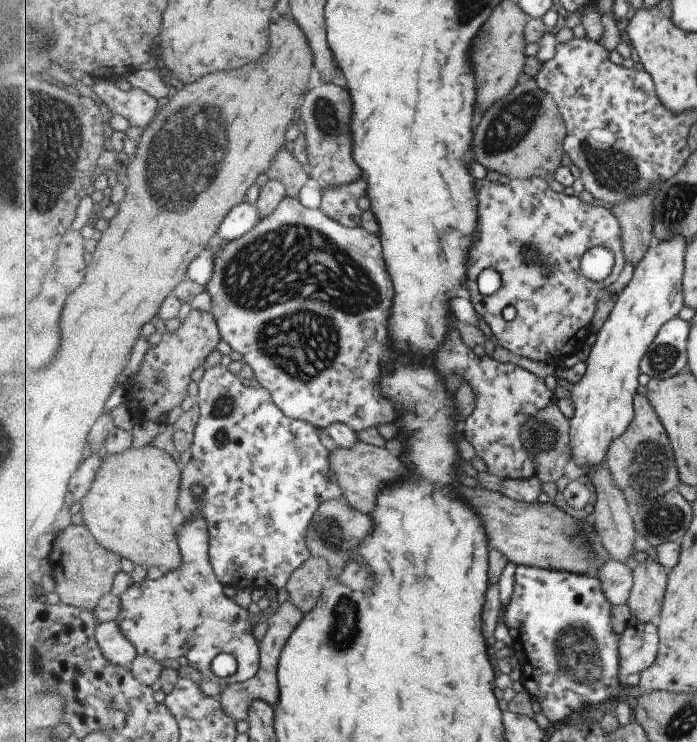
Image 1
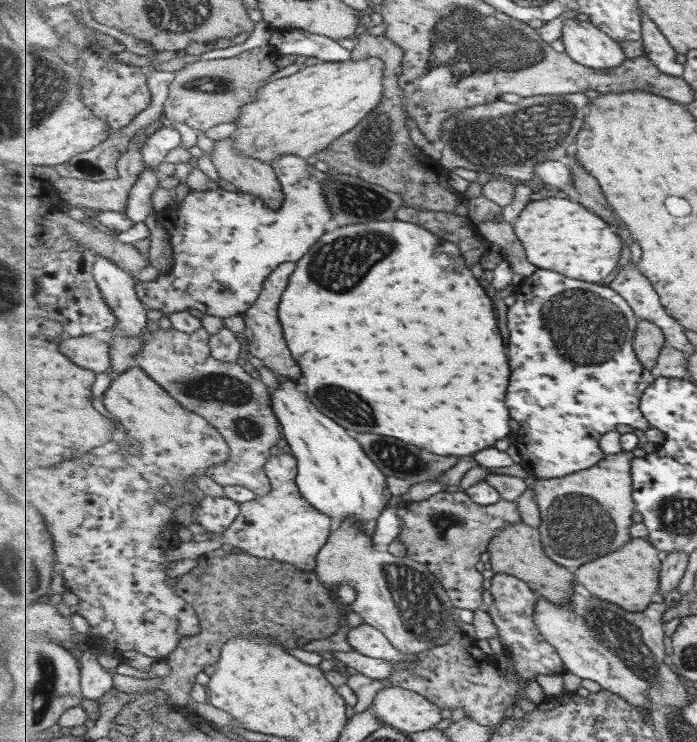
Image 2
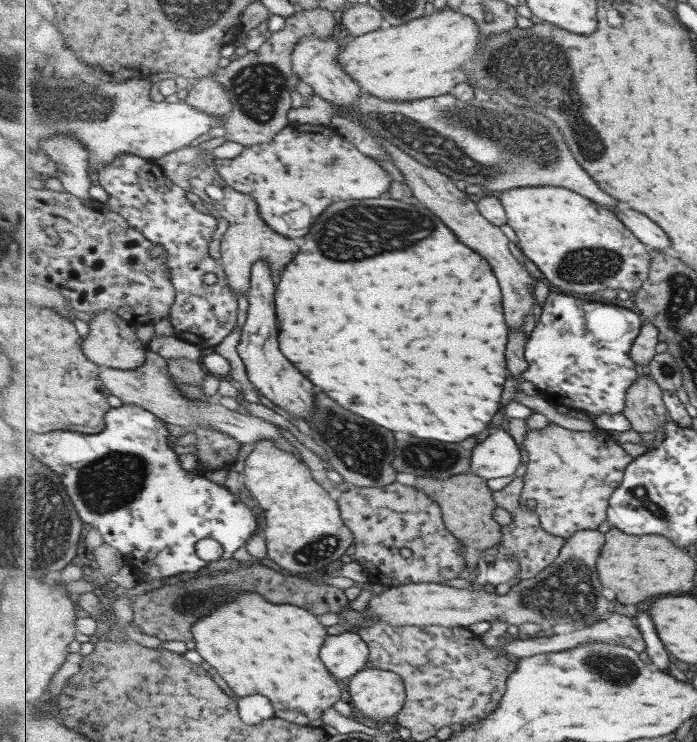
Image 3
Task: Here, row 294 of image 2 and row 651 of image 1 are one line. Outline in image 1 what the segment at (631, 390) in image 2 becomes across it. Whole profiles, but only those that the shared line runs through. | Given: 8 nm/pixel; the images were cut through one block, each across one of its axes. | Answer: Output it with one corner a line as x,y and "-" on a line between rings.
518,565
514,576
513,592
506,604
505,624
517,642
517,656
523,688
539,702
542,713
549,722
565,722
583,708
603,706
605,700
620,700
624,677
620,672
622,634
613,630
611,620
612,602
607,598
601,579
598,576
570,573

